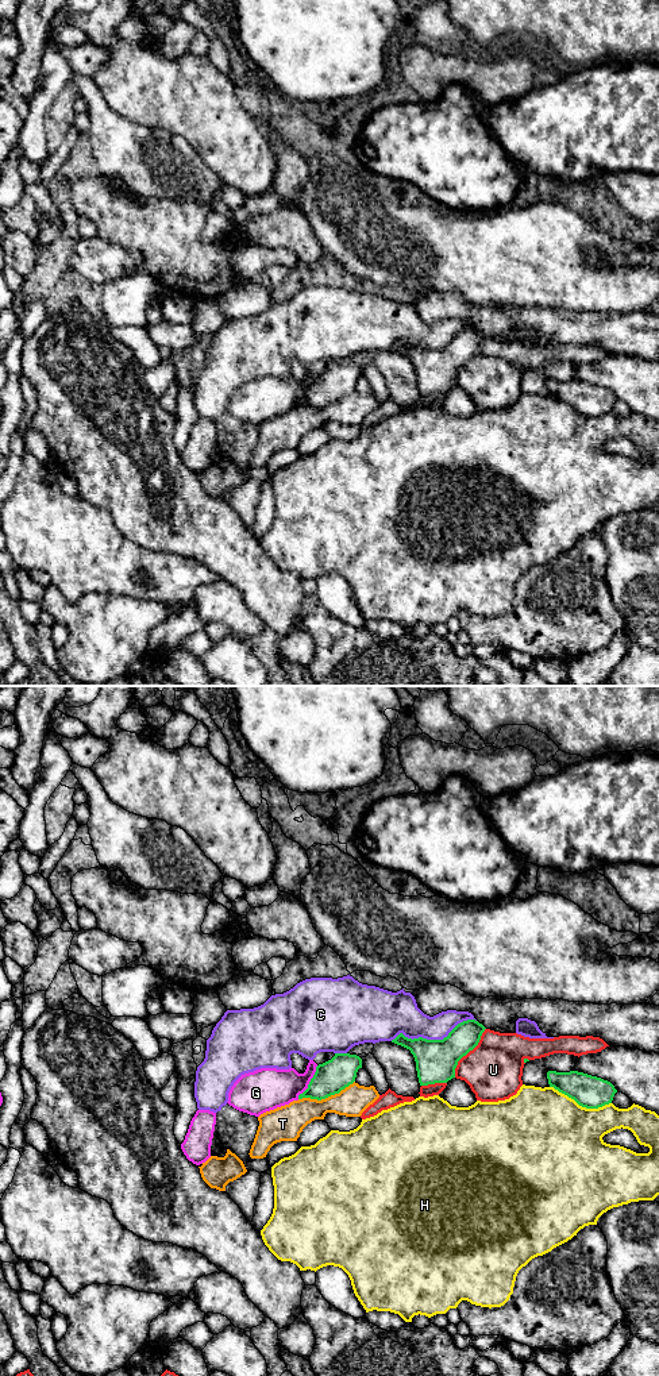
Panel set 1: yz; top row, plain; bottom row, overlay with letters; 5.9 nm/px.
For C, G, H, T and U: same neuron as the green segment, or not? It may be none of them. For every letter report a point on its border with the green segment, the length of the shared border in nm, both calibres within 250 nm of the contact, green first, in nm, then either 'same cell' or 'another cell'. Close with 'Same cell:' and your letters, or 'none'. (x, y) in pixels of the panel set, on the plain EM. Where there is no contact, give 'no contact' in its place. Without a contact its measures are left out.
C: meets green in yz at (432, 349); contact 550 nm long; 240 nm thick on the green side, 220 nm on the other; another cell
G: meets green in yz at (309, 390); contact 240 nm long; 200 nm thick on the green side, 240 nm on the other; another cell
H: meets green in yz at (581, 413); contact 380 nm long; 190 nm thick on the green side, 480 nm on the other; another cell
T: meets green in yz at (326, 405); contact 360 nm long; 200 nm thick on the green side, 180 nm on the other; another cell
U: meets green in yz at (467, 361); contact 340 nm long; 240 nm thick on the green side, 340 nm on the other; another cell
Same cell: none

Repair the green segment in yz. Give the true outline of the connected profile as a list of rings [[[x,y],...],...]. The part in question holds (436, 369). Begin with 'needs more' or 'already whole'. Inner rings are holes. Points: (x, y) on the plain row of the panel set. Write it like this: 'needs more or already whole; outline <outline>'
already whole; outline [[[475,328],[458,332],[443,348],[408,347],[400,342],[392,351],[411,359],[420,394],[447,392],[455,386],[458,370],[473,359],[485,340]]]

